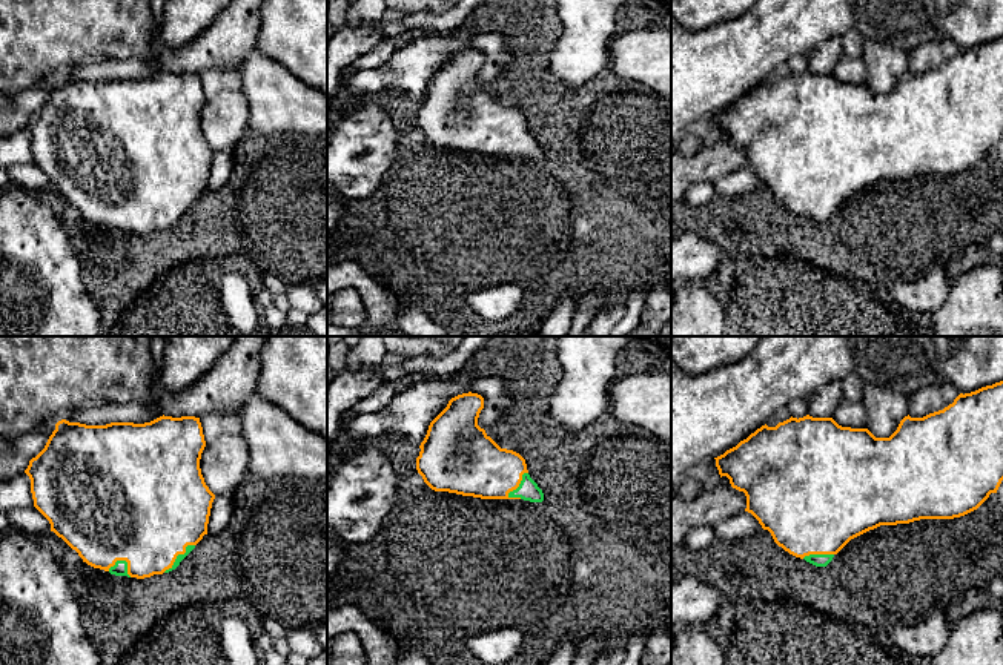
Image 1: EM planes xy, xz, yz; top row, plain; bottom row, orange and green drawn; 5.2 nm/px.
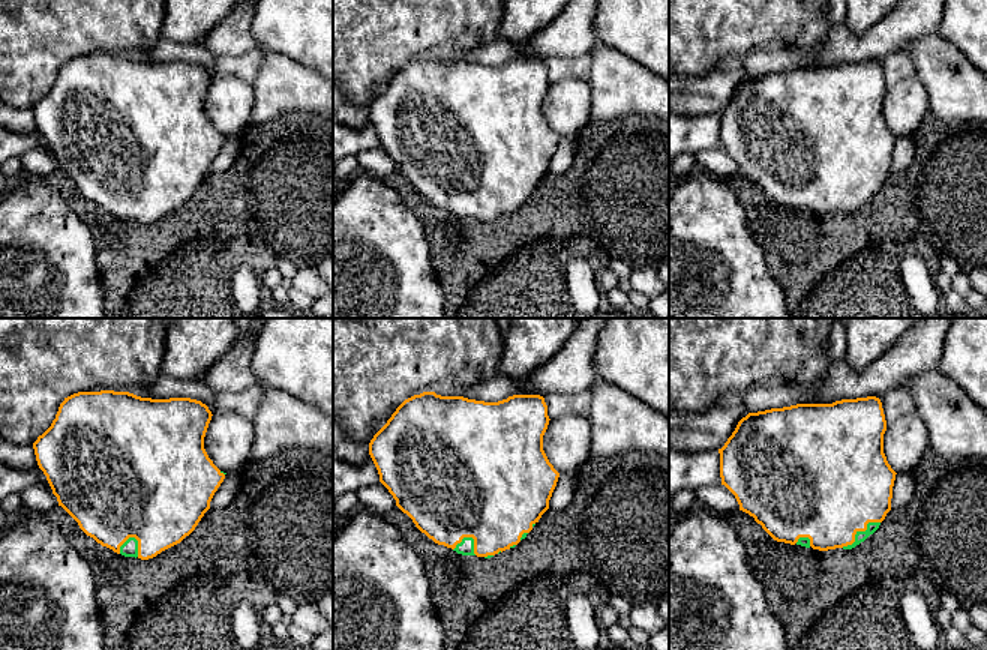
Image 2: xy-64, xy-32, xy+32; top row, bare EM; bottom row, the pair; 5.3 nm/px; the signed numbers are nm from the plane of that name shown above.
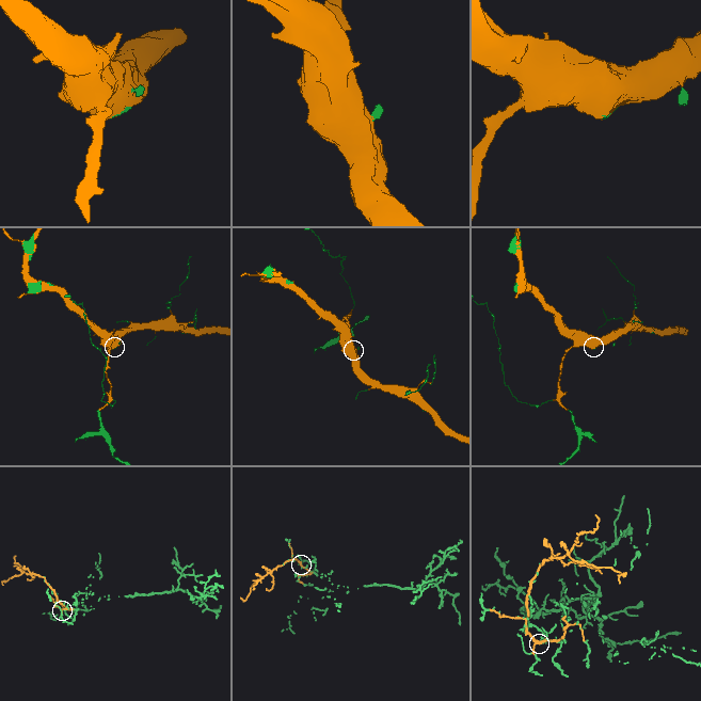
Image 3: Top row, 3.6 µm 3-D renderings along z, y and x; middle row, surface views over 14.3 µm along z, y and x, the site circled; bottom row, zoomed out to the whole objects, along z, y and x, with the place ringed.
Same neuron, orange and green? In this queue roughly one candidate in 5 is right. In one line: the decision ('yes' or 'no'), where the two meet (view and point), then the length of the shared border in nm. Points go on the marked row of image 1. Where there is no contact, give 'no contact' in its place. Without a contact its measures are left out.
yes | xz (518, 486) | 170 nm

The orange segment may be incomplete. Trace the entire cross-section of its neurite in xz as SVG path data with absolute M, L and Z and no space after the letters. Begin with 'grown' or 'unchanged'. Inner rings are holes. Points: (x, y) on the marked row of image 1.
grown; M478 393L452 398L419 445L418 473L435 491L542 502L544 493L530 478L525 459L501 448L478 425L482 409L484 398Z

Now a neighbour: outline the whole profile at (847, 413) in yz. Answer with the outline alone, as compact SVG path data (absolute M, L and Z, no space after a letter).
M843 399L836 407L833 419L842 427L866 428L866 413L862 402Z

